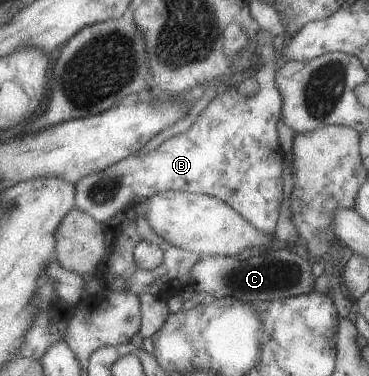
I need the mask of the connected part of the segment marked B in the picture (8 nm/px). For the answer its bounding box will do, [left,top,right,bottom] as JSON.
[76,63,286,235]

